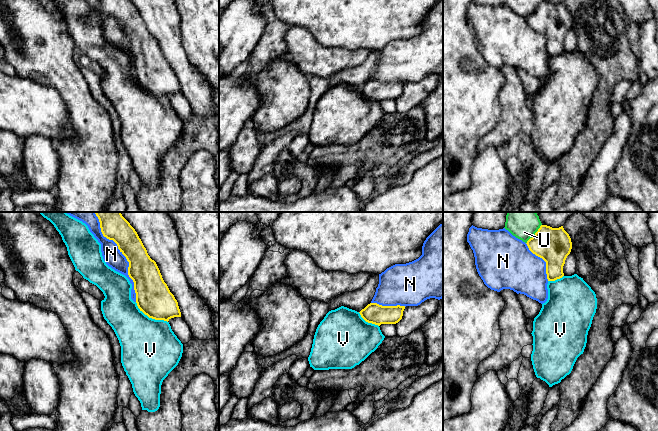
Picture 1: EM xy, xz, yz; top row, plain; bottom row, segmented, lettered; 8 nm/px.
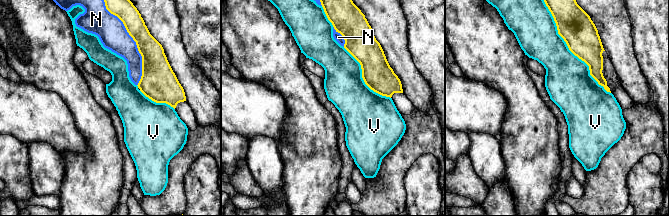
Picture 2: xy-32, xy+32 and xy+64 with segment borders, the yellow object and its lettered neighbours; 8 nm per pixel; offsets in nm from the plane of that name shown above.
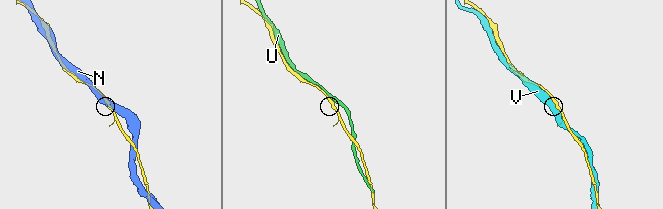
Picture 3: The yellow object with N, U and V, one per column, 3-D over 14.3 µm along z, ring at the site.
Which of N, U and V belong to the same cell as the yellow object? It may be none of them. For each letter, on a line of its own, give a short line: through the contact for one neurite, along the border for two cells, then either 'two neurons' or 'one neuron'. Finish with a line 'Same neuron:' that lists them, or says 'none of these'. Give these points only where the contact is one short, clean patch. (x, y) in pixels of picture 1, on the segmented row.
N: two neurons
U: two neurons
V: one neuron
Same neuron: V

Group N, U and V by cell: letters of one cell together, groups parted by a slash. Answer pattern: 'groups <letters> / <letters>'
groups N U / V

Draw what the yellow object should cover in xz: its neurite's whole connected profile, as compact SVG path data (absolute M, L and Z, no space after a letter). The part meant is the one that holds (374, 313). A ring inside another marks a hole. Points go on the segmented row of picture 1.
M370 303L359 313L368 323L380 326L381 324L396 324L403 316L405 306L382 306Z

